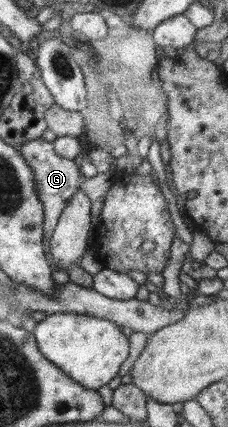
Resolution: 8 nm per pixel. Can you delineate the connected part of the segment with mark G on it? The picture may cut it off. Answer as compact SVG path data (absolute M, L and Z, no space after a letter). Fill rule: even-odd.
M42 138L27 141L24 145L16 146L16 149L22 154L22 157L27 161L30 168L32 168L34 174L35 188L39 200L42 202L45 215L43 223L43 250L45 251L49 266L52 270L55 270L54 266L56 266L56 260L50 253L50 240L63 209L67 206L69 199L77 192L77 189L82 184L83 175L80 165L79 162L75 160L69 160L57 154L53 143L48 140L43 140Z

